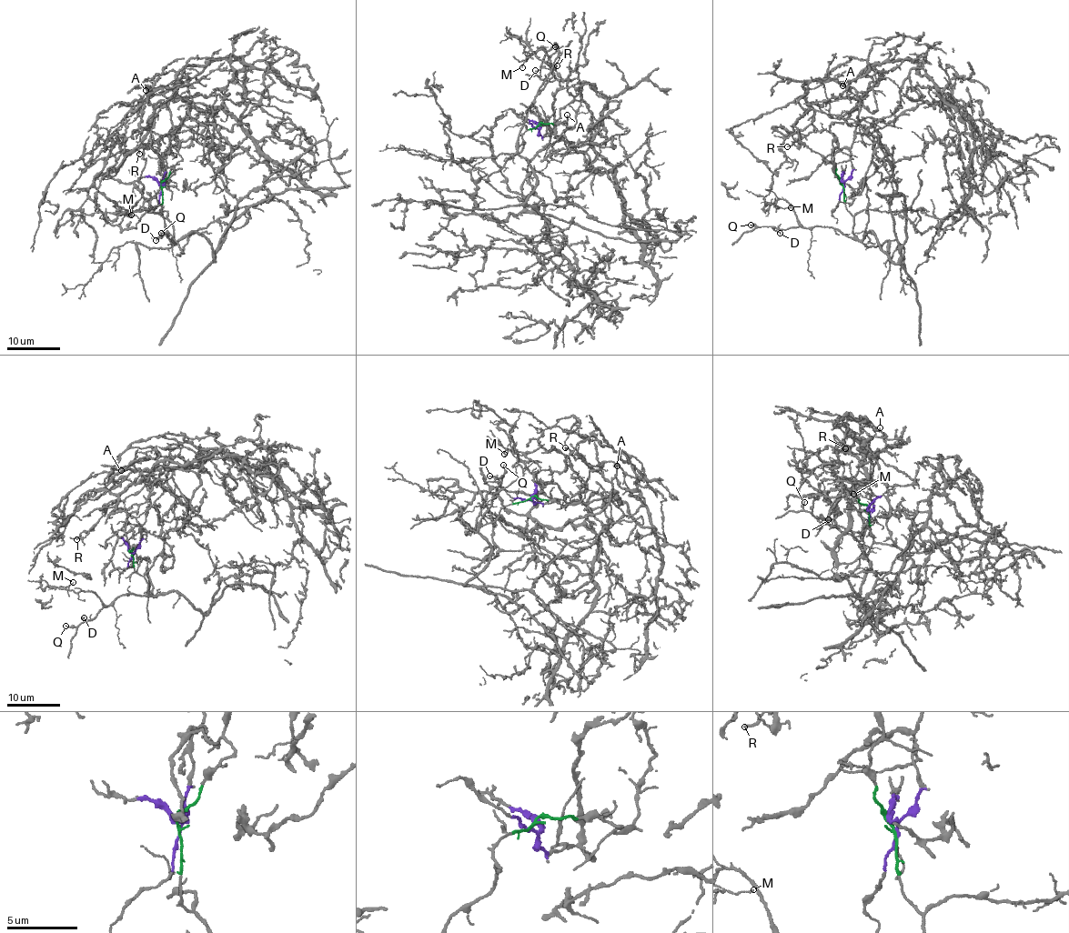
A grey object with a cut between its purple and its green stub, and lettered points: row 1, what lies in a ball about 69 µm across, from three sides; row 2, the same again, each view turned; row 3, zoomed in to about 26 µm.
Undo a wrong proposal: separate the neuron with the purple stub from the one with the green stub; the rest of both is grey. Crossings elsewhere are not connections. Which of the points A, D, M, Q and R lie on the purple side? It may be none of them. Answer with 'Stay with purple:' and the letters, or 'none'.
Stay with purple: A, R

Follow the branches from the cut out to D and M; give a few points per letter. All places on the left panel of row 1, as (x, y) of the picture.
D: (161, 185), (162, 209), (174, 230), (172, 239), (165, 235), (166, 231), (162, 232), (168, 234), (156, 240)
M: (161, 185), (162, 209), (174, 230), (172, 239), (162, 232), (161, 205), (131, 212), (131, 215)

